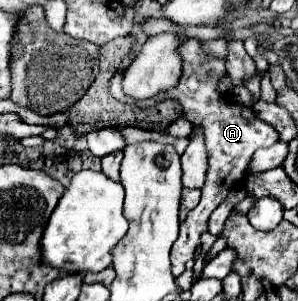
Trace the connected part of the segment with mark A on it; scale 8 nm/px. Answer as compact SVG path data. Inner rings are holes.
M196 38L184 42L182 54L184 54L184 74L180 78L180 86L168 92L168 98L180 102L182 114L192 124L192 128L202 128L202 136L208 152L208 176L202 188L200 204L188 214L184 224L180 224L180 236L172 246L170 262L172 262L174 276L180 276L184 272L186 262L194 258L198 246L202 244L200 240L202 234L208 232L208 218L212 210L218 204L222 204L232 190L244 188L246 172L250 168L254 152L258 148L268 148L280 140L278 130L262 122L250 106L234 102L230 94L218 90L218 82L226 76L224 58L214 58L210 52L204 50L202 42Z

